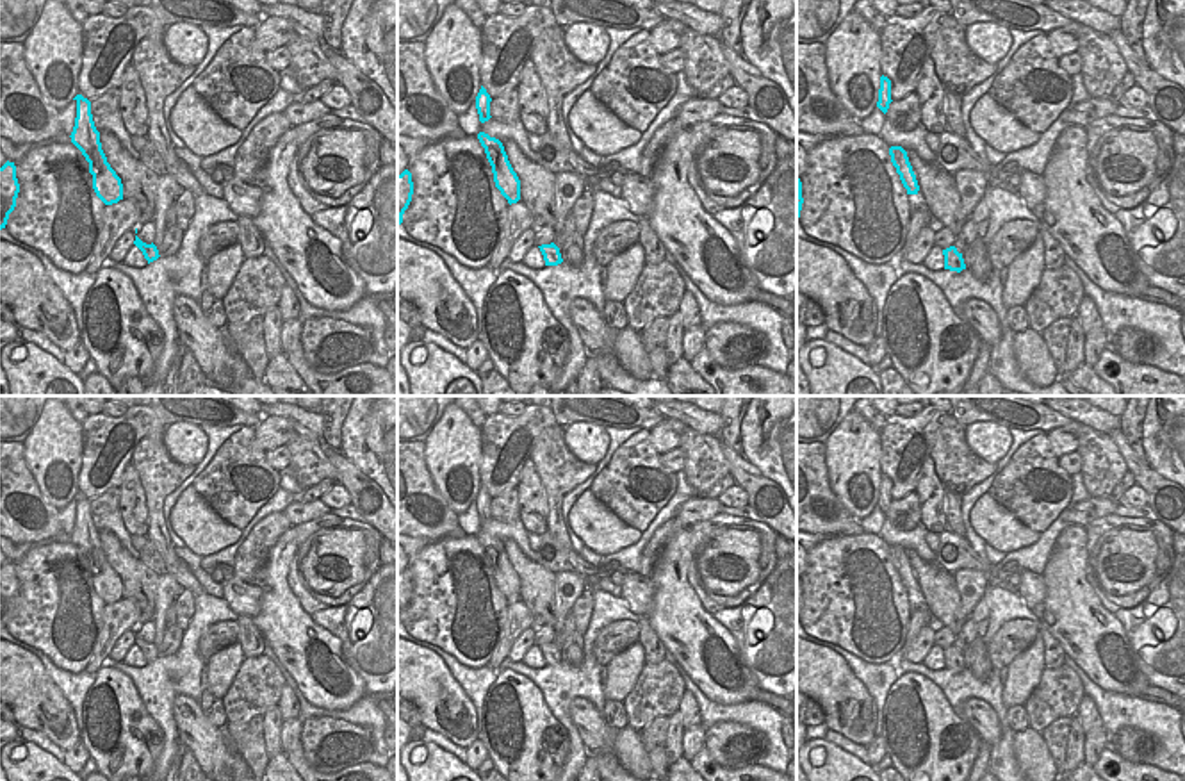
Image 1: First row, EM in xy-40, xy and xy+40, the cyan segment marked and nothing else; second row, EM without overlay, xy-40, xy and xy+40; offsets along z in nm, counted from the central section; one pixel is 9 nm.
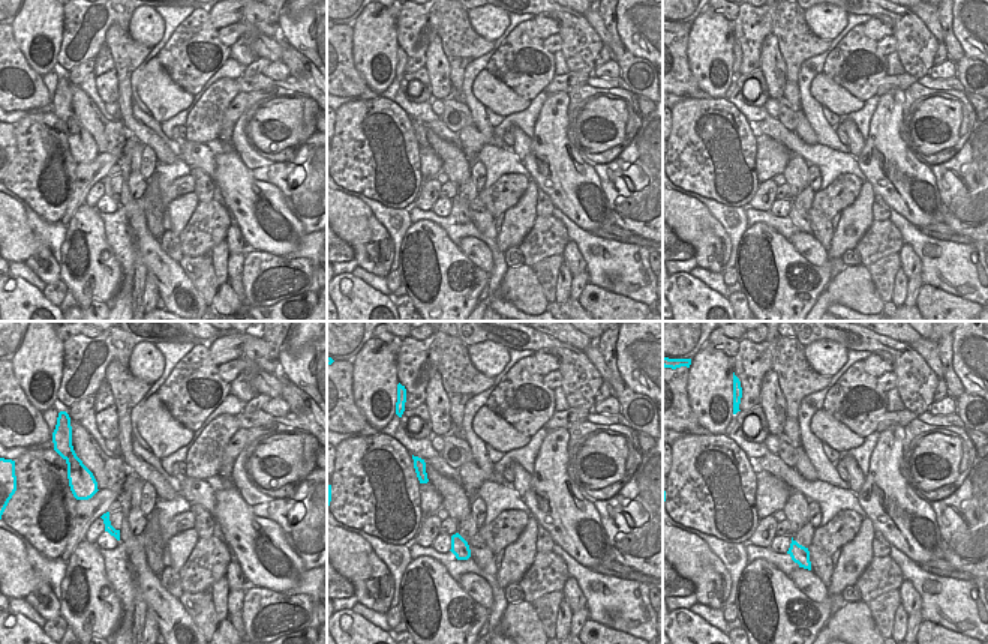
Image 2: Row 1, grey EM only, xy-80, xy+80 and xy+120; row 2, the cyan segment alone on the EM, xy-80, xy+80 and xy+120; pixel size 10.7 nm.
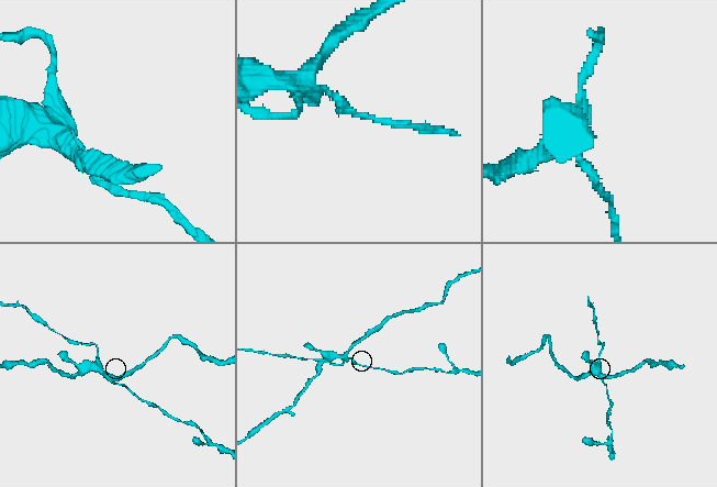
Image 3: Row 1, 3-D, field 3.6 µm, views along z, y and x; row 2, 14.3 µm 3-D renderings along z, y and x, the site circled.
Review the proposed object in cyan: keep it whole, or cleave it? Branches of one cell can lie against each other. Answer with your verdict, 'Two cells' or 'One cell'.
Two cells

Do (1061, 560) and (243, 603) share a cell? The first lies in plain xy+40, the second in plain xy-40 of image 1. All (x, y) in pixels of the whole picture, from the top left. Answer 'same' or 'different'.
different

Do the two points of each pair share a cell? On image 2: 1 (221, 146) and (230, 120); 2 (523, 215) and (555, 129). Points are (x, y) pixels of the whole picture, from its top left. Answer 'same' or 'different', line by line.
1: different
2: different

